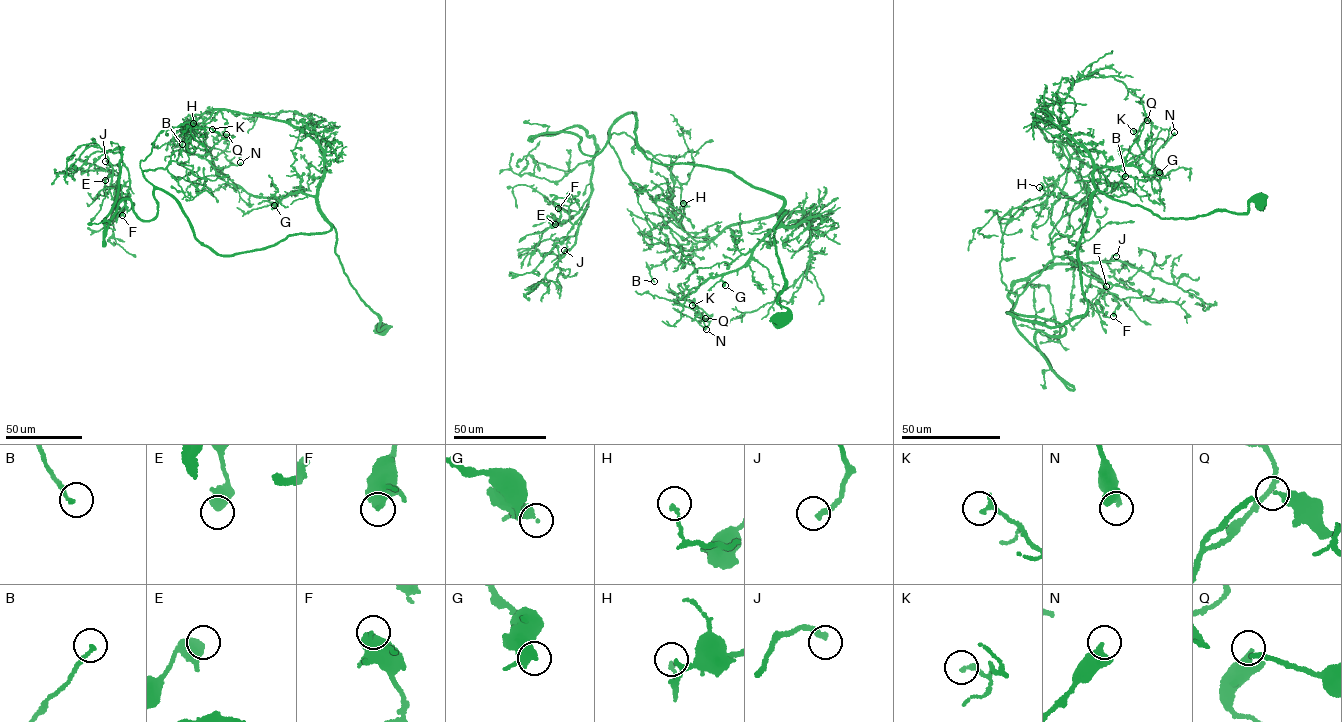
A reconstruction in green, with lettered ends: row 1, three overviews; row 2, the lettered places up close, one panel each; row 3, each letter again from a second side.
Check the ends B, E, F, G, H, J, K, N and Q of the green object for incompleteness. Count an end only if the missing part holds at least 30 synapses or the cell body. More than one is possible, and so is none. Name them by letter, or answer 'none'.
J

